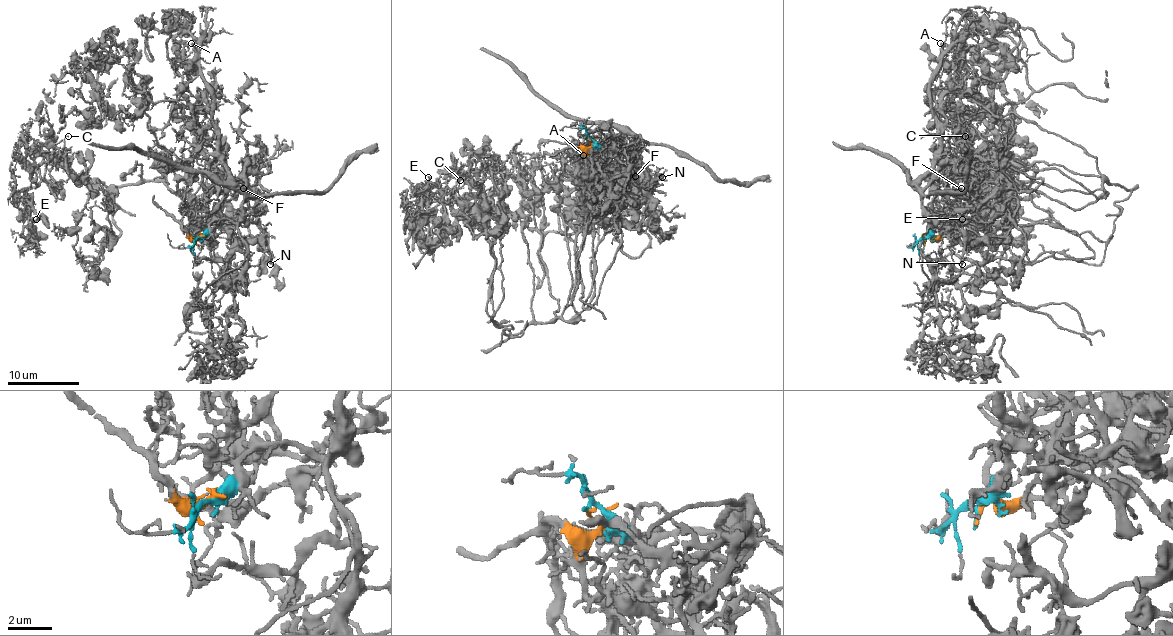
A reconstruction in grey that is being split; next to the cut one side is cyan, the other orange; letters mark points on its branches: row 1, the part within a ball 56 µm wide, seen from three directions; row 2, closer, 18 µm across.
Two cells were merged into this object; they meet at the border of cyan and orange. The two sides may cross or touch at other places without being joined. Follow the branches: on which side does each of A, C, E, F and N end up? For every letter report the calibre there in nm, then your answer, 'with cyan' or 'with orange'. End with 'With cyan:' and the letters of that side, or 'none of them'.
A: 150 nm thick; with cyan
C: 110 nm thick; with orange
E: 150 nm thick; with orange
F: 140 nm thick; with cyan
N: 120 nm thick; with orange
With cyan: A, F

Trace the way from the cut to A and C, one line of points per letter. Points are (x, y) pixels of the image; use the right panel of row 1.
A: (924, 241), (933, 219), (929, 223), (918, 183), (940, 146), (929, 87), (940, 42)
C: (926, 241), (1020, 189), (1130, 194), (1105, 243), (1072, 234), (1015, 180), (960, 180), (965, 137)

